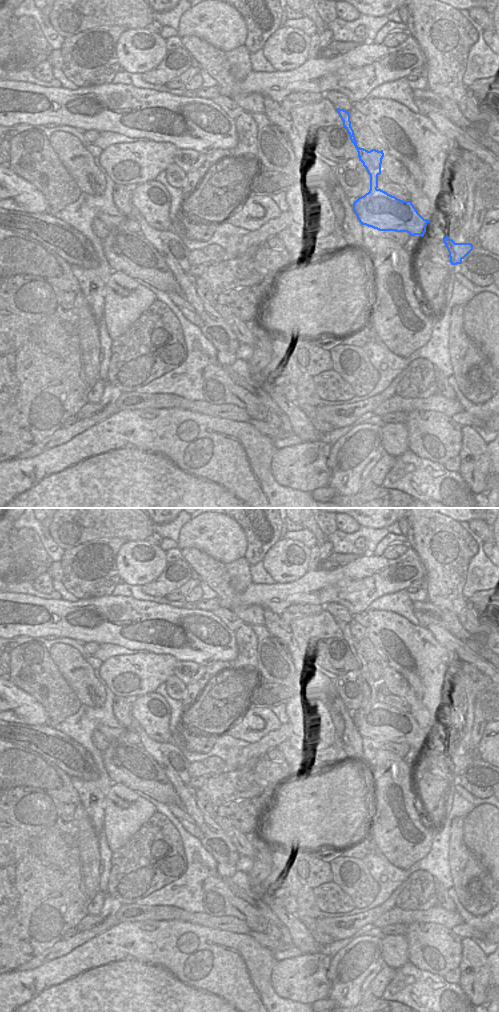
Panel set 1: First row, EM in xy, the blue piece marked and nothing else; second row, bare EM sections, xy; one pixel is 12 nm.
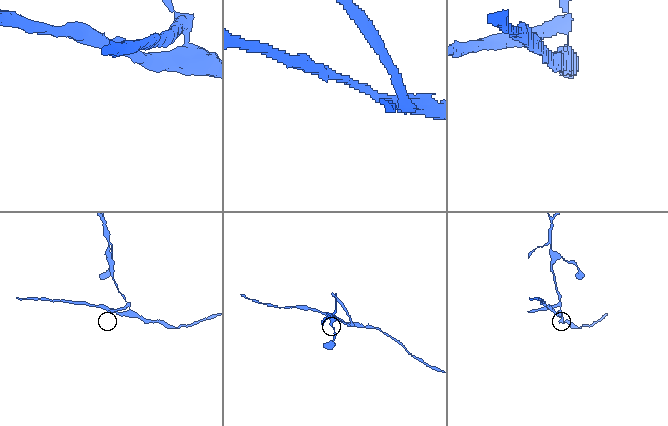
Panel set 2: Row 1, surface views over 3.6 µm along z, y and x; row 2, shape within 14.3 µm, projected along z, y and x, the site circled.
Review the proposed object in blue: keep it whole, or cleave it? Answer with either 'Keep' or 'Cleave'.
Cleave.

